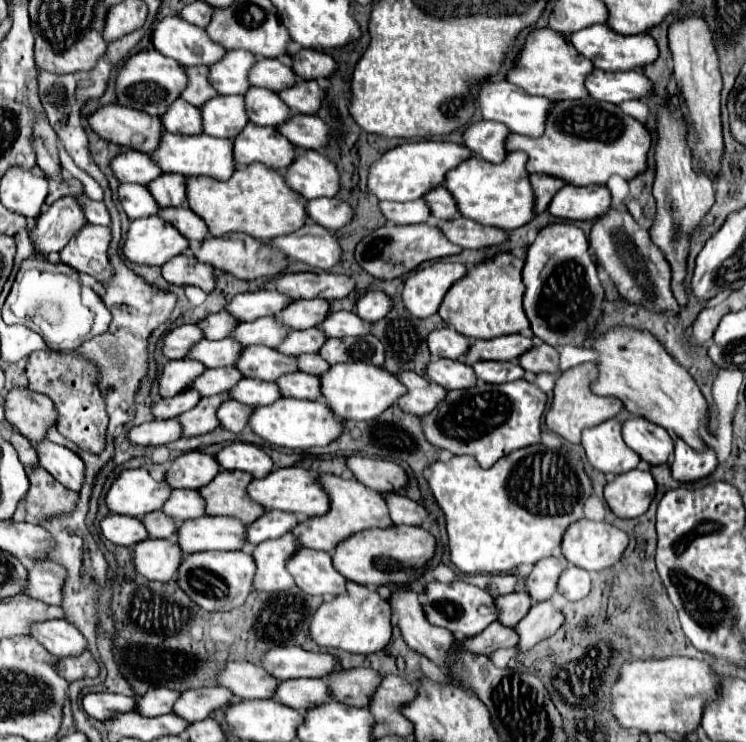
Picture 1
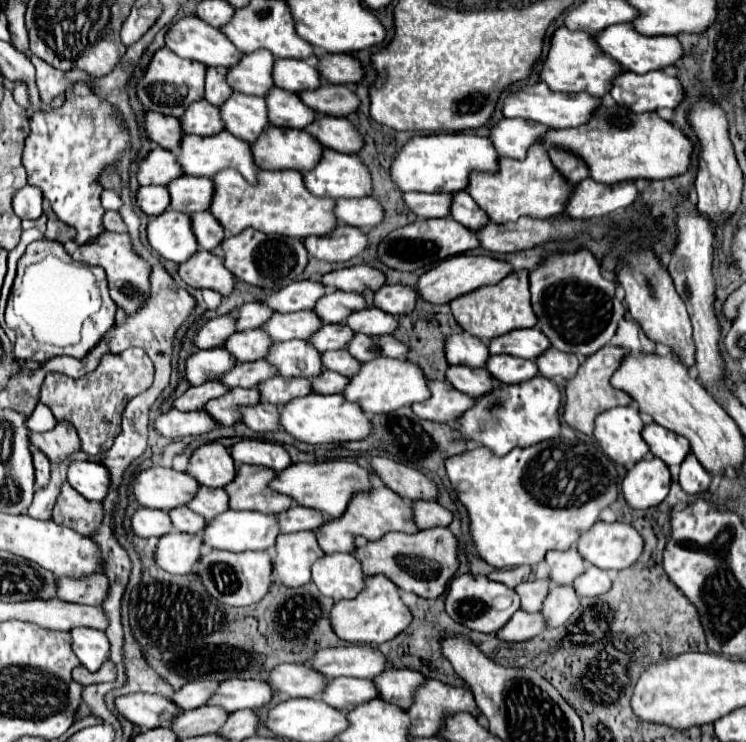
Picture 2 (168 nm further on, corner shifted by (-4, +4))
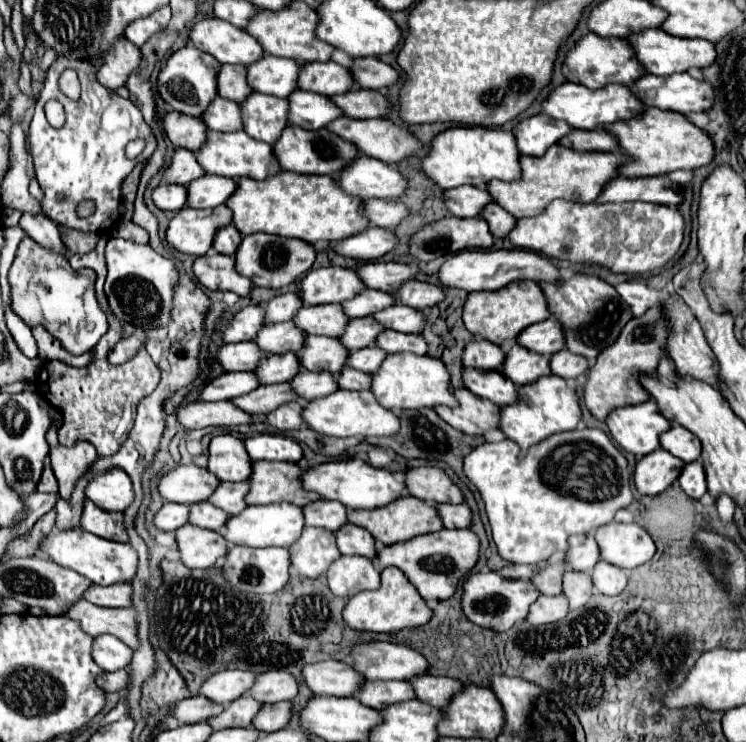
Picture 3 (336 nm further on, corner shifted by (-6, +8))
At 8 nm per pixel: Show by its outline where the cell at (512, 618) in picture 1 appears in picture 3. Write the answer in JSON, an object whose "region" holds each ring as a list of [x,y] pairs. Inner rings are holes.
{"region":[[[558,562],[558,564],[546,566],[538,574],[534,574],[530,580],[540,590],[540,594],[558,596],[562,594],[562,570],[564,570],[564,564]]]}

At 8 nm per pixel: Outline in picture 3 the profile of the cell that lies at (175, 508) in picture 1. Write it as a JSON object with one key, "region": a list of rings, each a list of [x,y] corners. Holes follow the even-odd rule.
{"region":[[[220,482],[220,486],[214,490],[208,502],[224,510],[226,514],[234,516],[246,508],[246,502],[244,502],[246,492],[248,492],[248,482]]]}

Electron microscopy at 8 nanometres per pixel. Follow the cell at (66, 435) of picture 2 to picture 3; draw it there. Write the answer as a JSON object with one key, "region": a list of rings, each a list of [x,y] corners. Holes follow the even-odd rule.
{"region":[[[76,442],[74,446],[54,446],[50,448],[52,470],[60,484],[62,498],[70,498],[74,482],[86,472],[86,468],[98,458],[94,446],[90,442]]]}

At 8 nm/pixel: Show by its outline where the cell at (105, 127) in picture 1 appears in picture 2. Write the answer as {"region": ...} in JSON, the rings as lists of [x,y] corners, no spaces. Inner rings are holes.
{"region":[[[146,112],[146,132],[150,140],[160,144],[166,150],[176,152],[182,140],[180,120],[174,116],[164,116],[158,112]]]}

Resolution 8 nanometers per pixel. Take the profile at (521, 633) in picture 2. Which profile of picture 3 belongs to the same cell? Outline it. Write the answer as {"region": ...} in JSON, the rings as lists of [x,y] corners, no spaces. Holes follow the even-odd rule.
{"region":[[[542,596],[540,600],[536,600],[536,604],[532,604],[526,622],[532,626],[552,624],[562,620],[566,614],[568,614],[568,602],[564,596]]]}

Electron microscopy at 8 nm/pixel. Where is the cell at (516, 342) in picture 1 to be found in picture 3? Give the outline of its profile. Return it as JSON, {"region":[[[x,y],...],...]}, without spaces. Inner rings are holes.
{"region":[[[550,316],[544,322],[538,322],[538,324],[524,328],[520,332],[520,336],[516,338],[516,342],[536,354],[552,356],[554,352],[564,348],[564,334],[562,334],[562,328],[556,322],[556,318]]]}

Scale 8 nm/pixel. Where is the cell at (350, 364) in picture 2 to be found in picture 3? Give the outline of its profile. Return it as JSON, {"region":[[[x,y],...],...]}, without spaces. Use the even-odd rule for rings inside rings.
{"region":[[[370,346],[370,348],[360,348],[360,350],[354,350],[348,354],[346,358],[346,364],[350,368],[356,368],[360,372],[366,372],[366,374],[374,374],[378,368],[380,368],[380,362],[386,358],[386,352],[376,348],[376,346]]]}

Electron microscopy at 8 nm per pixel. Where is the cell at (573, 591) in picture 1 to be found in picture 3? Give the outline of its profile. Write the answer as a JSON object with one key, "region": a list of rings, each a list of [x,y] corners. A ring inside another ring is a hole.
{"region":[[[600,560],[592,570],[592,582],[598,592],[602,592],[606,596],[616,596],[626,586],[626,574],[622,568]]]}

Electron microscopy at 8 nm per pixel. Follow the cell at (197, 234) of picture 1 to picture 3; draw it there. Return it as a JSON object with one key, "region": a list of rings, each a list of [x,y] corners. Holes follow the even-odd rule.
{"region":[[[232,224],[220,226],[220,230],[216,230],[216,238],[212,242],[212,248],[220,254],[234,254],[240,240],[242,240],[242,236],[236,230],[236,226],[232,226]]]}

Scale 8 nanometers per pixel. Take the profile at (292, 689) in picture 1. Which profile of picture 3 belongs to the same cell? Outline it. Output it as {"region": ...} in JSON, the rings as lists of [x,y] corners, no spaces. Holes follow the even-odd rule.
{"region":[[[364,682],[358,692],[354,694],[356,700],[360,700],[364,706],[370,706],[374,710],[382,710],[394,702],[406,702],[412,700],[412,686],[408,682]]]}

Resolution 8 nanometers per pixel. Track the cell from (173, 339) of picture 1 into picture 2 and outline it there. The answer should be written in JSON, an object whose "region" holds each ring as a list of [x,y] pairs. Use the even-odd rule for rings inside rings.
{"region":[[[226,314],[220,318],[208,320],[194,336],[194,344],[204,350],[216,348],[216,346],[222,346],[234,332],[236,332],[236,318],[232,314]]]}

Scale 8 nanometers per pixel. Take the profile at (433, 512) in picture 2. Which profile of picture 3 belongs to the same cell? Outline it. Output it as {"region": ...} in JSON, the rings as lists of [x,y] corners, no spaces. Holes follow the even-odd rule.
{"region":[[[438,504],[436,506],[444,528],[468,528],[472,512],[466,504]]]}

